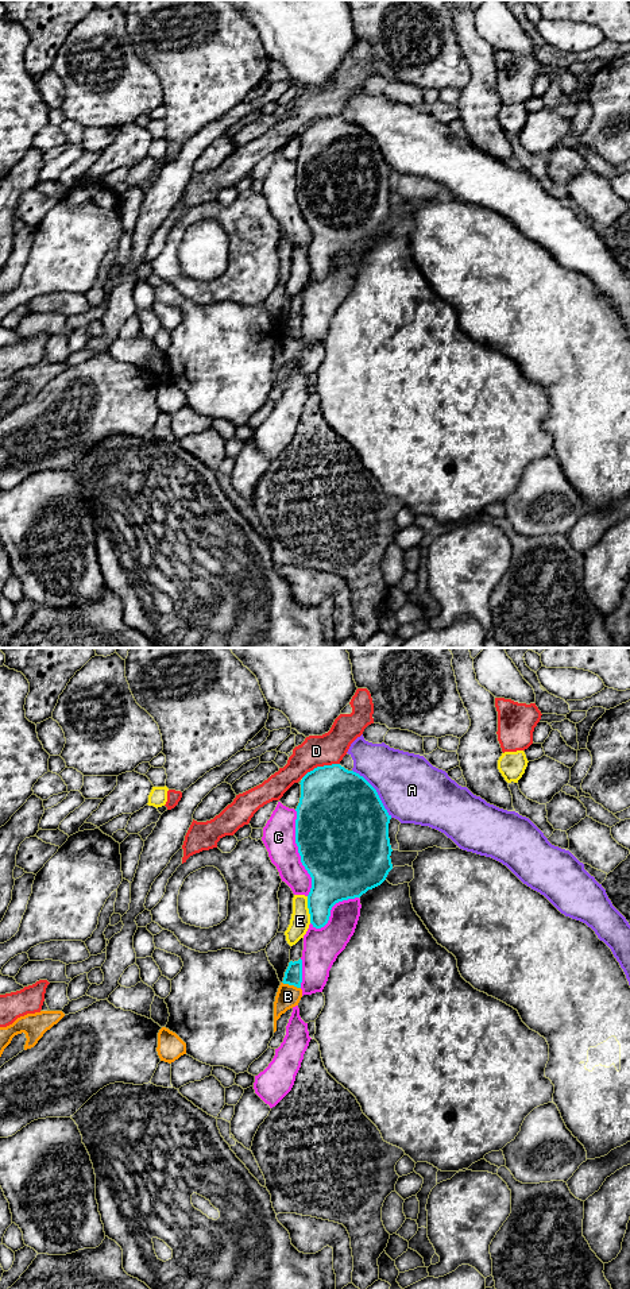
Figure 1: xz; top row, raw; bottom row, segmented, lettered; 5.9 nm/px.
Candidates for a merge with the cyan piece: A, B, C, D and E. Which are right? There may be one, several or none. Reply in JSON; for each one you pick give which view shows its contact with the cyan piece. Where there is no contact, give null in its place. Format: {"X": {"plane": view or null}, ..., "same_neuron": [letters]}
{"same_neuron": []}

